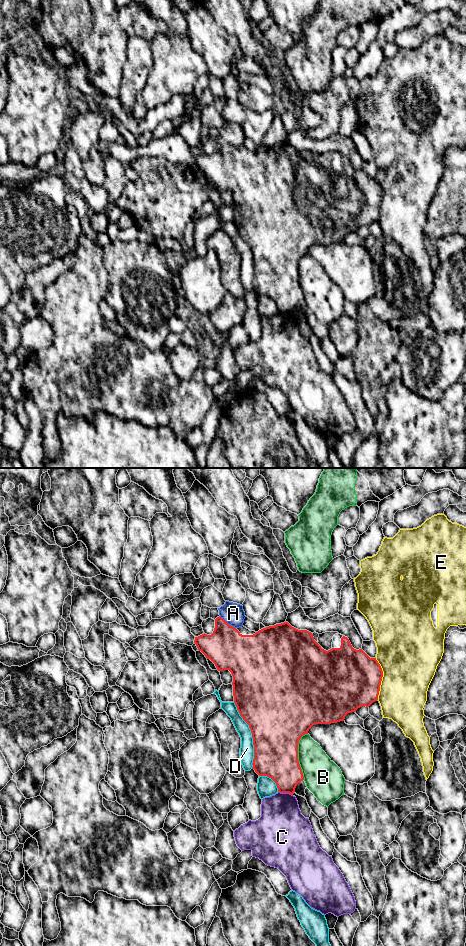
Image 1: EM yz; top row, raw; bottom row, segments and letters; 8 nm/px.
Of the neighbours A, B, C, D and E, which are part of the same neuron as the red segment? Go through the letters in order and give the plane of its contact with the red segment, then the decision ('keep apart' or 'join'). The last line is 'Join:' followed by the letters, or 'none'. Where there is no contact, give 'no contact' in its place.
A: yz | keep apart
B: yz | keep apart
C: yz | keep apart
D: yz | keep apart
E: yz | keep apart
Join: none

